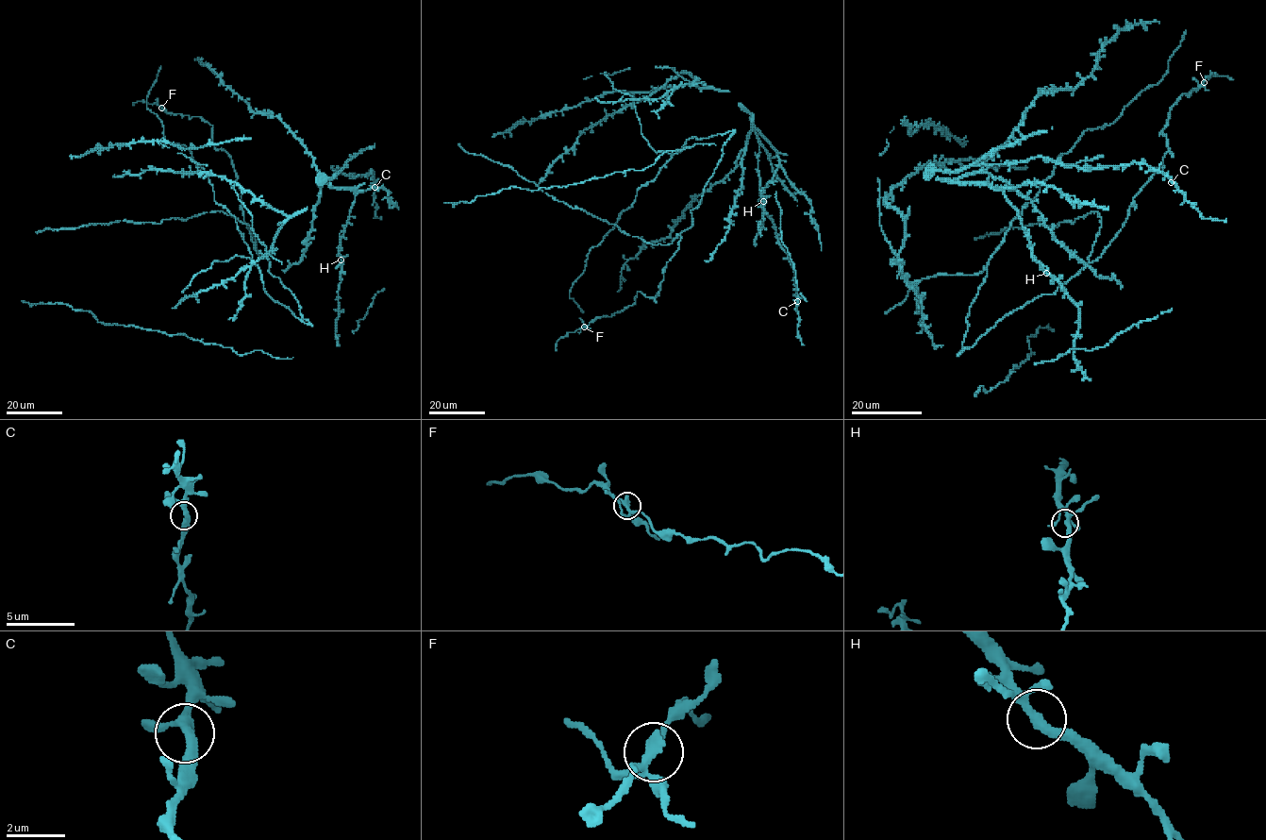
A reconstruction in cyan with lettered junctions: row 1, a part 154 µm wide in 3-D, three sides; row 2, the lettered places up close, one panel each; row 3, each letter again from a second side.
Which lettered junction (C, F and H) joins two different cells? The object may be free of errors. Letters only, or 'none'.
F

